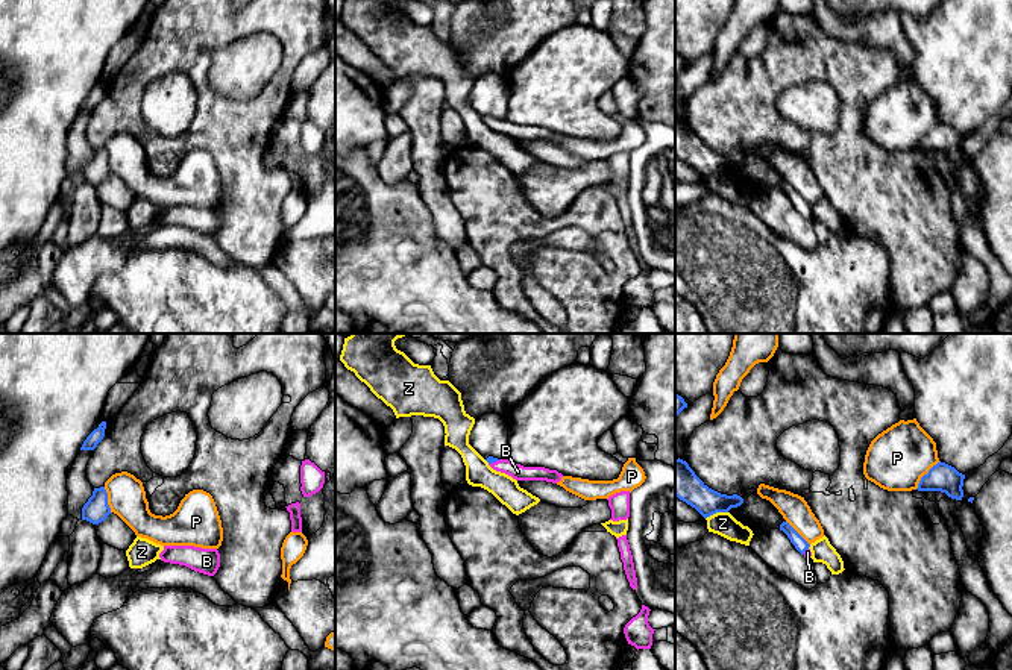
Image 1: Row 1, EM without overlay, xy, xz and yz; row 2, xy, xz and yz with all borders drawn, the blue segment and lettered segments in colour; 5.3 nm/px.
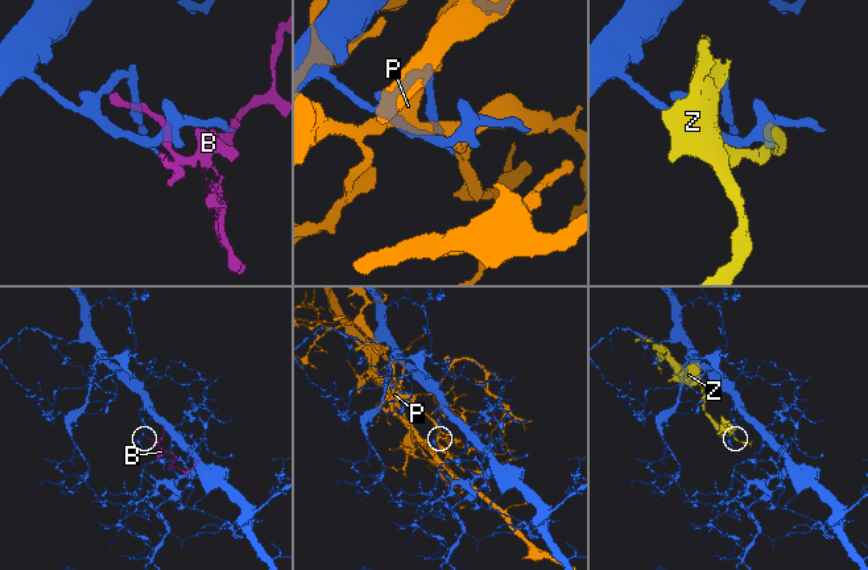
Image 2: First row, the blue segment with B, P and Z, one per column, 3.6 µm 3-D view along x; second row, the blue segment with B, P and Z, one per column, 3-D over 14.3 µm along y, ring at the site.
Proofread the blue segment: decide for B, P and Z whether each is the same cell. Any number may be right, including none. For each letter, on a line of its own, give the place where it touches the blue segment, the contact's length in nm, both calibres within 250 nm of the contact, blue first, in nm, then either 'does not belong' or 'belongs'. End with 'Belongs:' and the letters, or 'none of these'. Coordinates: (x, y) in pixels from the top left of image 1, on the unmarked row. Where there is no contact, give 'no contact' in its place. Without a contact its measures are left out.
B: xz (493, 122) | 70 nm | 40/90 nm | belongs
P: yz (924, 135) | 200 nm | 150/320 nm | does not belong
Z: yz (716, 172) | 130 nm | 170/130 nm | does not belong
Belongs: B

